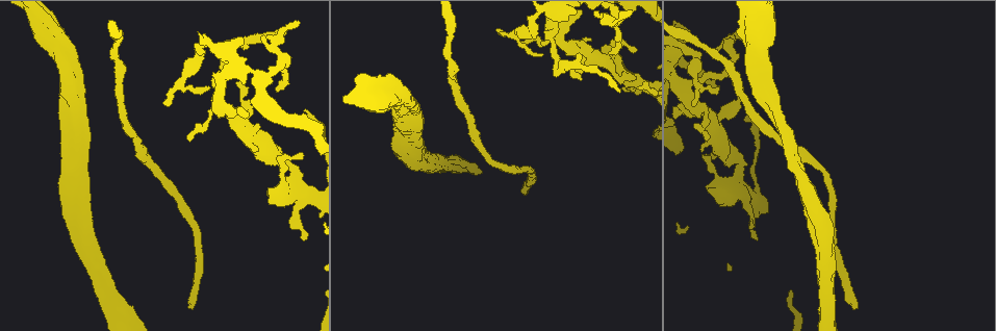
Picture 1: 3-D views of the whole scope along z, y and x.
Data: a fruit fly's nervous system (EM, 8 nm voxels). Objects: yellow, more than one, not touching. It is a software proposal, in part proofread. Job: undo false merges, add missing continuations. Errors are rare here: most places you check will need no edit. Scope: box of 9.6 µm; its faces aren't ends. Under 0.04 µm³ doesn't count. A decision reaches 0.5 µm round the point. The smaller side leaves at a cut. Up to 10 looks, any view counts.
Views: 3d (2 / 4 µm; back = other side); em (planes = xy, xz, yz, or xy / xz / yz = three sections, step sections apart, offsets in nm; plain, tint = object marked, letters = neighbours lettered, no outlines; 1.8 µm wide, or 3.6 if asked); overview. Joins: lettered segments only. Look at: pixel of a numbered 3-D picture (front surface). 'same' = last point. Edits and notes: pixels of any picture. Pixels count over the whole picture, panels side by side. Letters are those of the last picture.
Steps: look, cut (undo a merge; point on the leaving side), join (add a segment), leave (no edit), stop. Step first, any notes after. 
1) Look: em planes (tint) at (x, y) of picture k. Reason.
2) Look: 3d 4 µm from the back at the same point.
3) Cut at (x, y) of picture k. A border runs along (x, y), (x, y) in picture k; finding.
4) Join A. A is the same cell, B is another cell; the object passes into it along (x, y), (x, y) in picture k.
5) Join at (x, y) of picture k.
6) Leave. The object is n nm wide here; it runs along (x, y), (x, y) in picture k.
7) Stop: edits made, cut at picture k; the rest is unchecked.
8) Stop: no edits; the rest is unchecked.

Look: em 3.6 µm planes (tint) at (42, 24) of picture 1. Thick turns thin.

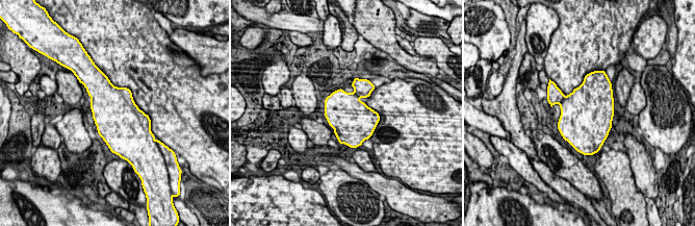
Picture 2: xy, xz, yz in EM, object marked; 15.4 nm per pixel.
Look: em 3.6 µm planes (letters) at the same point.

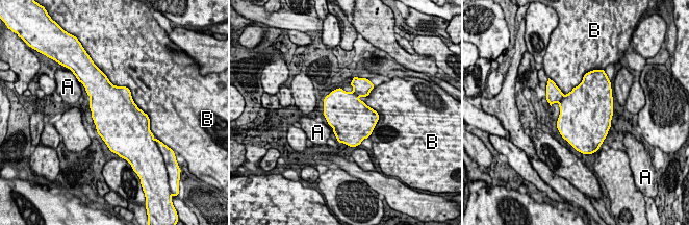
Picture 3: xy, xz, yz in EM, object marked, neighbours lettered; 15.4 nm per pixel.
Leave. The longest contact is with B, 950 nm; A and B are other cells; a border runs along (105, 75), (125, 85), (148, 117) in picture 3; continuous, no second neuron.

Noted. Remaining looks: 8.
Look: em 3.6 µm xy step 4 (tint) at (785, 131) of picture 1. A fork.

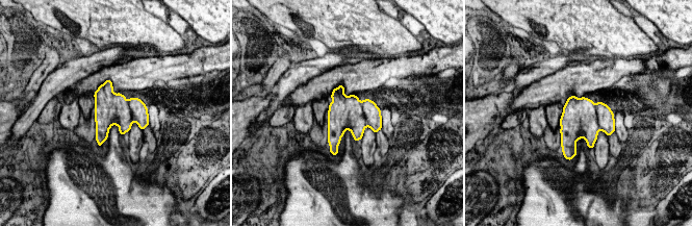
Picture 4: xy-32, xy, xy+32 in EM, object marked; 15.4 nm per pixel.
Look: em 3.6 µm xy step 4 (letters) at the same point. What lies round it.

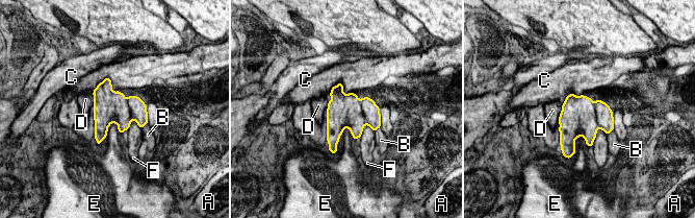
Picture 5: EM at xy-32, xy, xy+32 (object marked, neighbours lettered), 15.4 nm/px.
Leave. A, B, C, D, E and F are other cells; a border runs along (114, 122), (110, 124), (105, 136) in picture 5; one neuron here.

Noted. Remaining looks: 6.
Look: em planes (tint) at (570, 71) of picture 1. An open end.

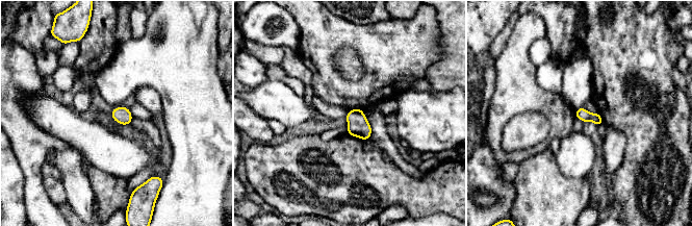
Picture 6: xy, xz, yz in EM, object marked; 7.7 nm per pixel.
Look: em planes (letters) at the same point. What lies round it.

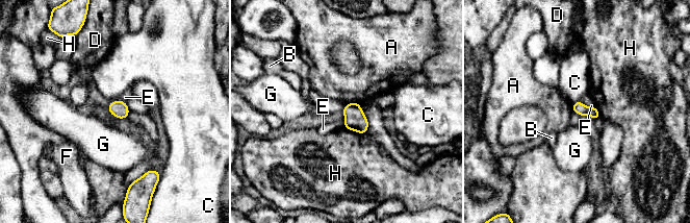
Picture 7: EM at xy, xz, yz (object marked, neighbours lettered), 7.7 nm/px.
Leave. The longest contact is with H, 150 nm; A, B, C, D, E, F, G and H are other cells; a border runs along (580, 101), (594, 107) in picture 7; no lettered segment goes on from it.

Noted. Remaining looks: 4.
Look: em 3.6 µm planes (tint) at (524, 192) of picture 1. An open end.

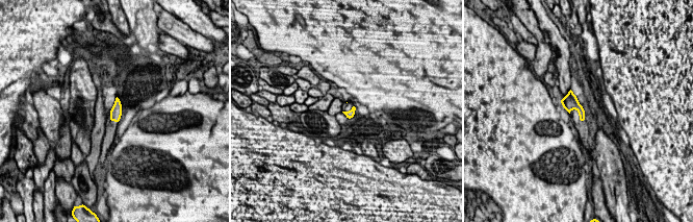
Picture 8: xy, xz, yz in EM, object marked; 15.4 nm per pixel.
Look: em 3.6 µm planes (letters) at the same point. What lies round it.

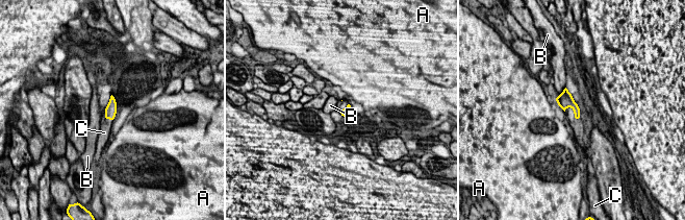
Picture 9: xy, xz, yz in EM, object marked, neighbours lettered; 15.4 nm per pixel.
Join at (104, 132) of picture 9. The longest contact is with B, 240 nm; C is the same cell, A and B are other cells; the object passes into it along (110, 111), (108, 118), (104, 132) in picture 9; the neuron continues.

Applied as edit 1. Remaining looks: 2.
Stop: edits made, join at picture 9; the rest is unchecked.

